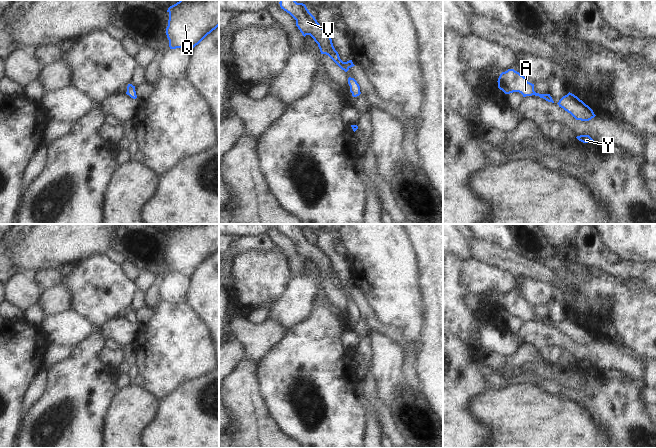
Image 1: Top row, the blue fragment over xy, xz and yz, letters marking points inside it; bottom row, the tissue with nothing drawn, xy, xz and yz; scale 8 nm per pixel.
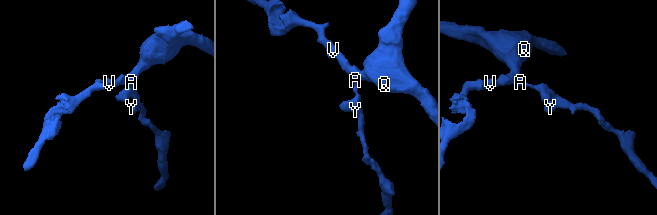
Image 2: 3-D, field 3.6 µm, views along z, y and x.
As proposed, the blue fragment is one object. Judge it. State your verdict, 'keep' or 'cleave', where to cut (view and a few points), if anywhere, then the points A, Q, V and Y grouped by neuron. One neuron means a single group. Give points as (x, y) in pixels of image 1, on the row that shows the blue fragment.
keep; no cut; A Q V Y

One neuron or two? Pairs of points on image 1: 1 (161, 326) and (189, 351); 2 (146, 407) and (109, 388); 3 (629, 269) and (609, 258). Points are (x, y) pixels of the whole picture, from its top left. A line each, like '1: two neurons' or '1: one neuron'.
1: one neuron
2: two neurons
3: one neuron

